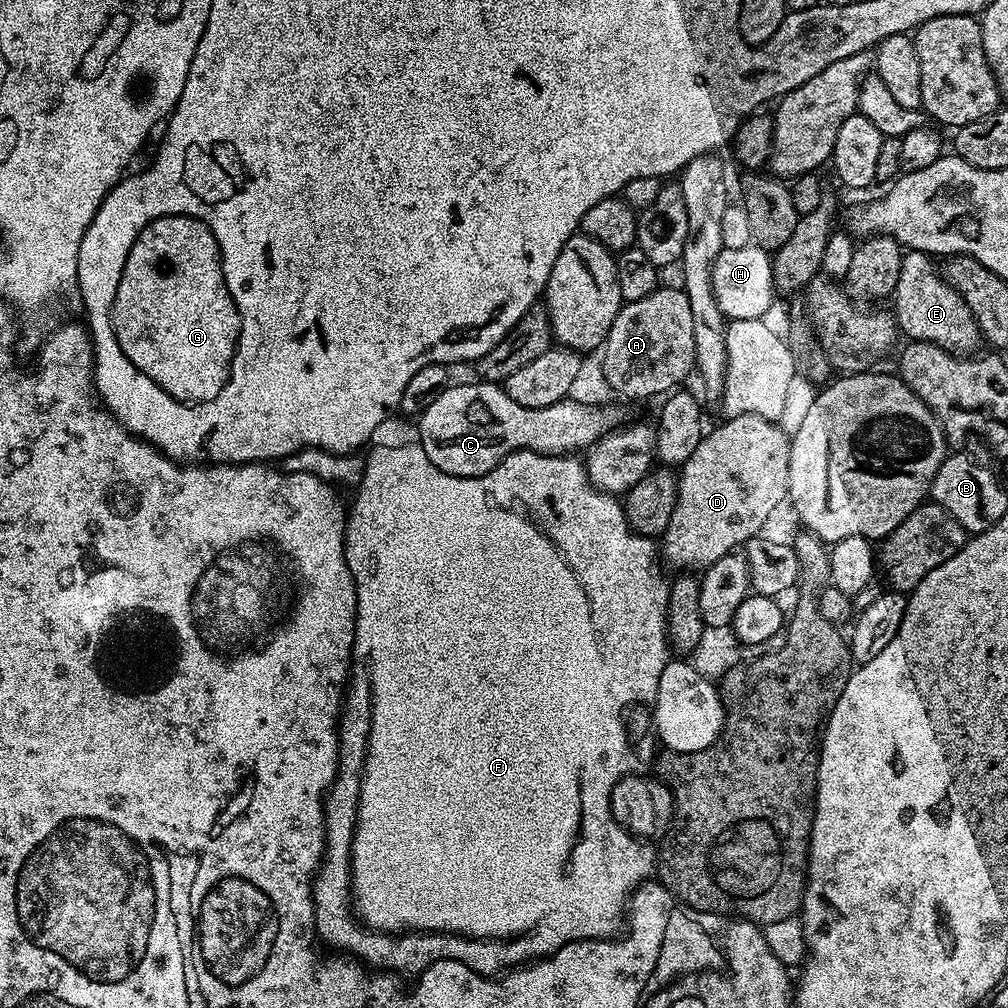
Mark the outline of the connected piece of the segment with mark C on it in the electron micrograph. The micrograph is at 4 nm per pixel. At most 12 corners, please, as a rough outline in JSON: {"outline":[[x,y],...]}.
{"outline":[[449,383],[418,417],[438,470],[484,478],[512,452],[580,454],[625,423],[573,398],[518,406]]}

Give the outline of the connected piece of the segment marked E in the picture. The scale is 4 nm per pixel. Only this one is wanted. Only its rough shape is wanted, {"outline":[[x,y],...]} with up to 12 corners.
{"outline":[[905,251],[894,293],[909,341],[972,354],[982,333],[933,257]]}

